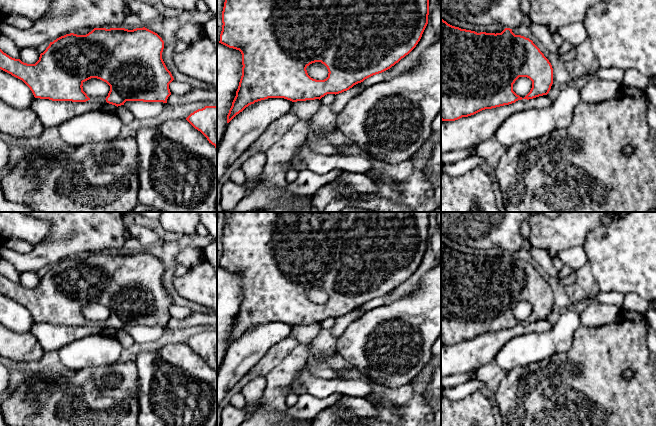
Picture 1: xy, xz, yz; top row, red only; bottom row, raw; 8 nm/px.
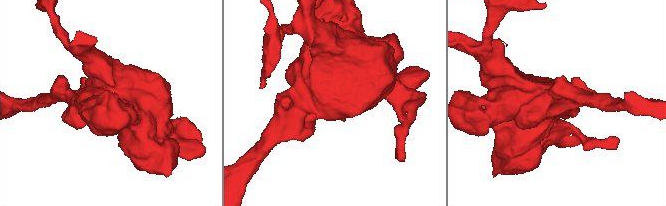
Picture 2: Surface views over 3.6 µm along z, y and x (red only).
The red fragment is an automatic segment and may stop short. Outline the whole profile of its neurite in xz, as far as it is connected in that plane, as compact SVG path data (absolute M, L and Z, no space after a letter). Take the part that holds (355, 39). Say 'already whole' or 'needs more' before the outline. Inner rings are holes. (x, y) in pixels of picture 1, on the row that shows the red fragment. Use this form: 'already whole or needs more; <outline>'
already whole; M225 0L219 43L239 50L242 54L243 65L236 96L227 115L227 123L246 107L261 100L268 98L284 98L292 102L320 100L327 94L336 95L347 91L365 79L390 69L416 47L428 24L428 15L429 0ZM315 62L321 62L327 67L329 73L326 79L316 80L308 75L306 68Z

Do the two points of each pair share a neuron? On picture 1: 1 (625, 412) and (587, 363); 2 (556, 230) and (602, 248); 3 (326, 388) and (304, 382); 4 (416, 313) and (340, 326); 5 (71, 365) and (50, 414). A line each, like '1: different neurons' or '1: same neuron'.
1: same neuron
2: different neurons
3: same neuron
4: different neurons
5: different neurons

